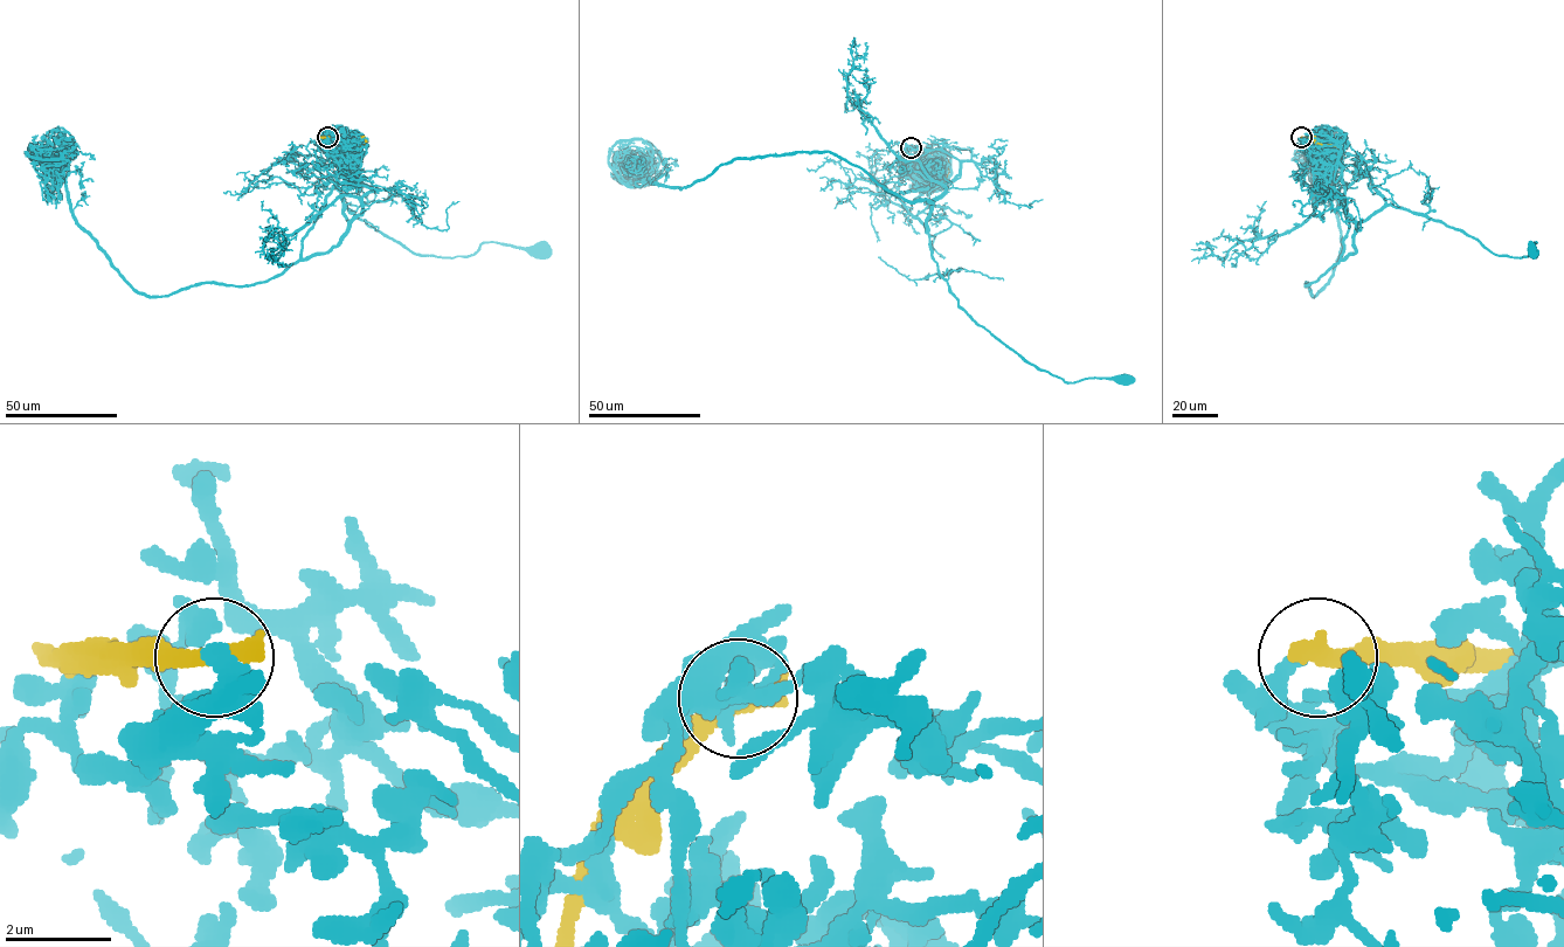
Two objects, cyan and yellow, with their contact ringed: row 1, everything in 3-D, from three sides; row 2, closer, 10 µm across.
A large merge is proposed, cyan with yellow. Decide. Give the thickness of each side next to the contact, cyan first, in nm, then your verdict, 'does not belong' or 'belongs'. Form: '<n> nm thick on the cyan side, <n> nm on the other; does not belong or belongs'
340 nm thick on the cyan side, 440 nm on the other; does not belong

